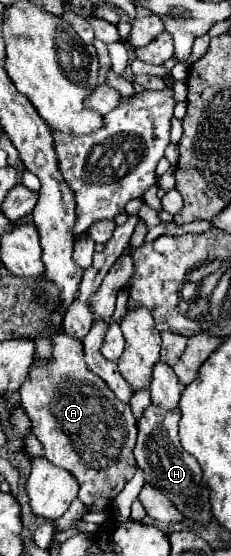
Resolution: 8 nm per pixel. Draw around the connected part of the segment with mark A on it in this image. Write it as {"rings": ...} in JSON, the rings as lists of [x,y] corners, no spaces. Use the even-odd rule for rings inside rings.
{"rings":[[[67,333],[55,337],[53,361],[47,367],[31,367],[29,377],[23,381],[21,389],[21,405],[25,407],[29,419],[33,421],[33,433],[45,447],[45,457],[57,467],[67,469],[79,481],[79,499],[83,505],[91,507],[99,497],[115,499],[117,493],[127,485],[127,481],[135,475],[135,459],[133,447],[137,439],[135,417],[129,405],[117,401],[115,393],[85,365],[83,343]]]}

